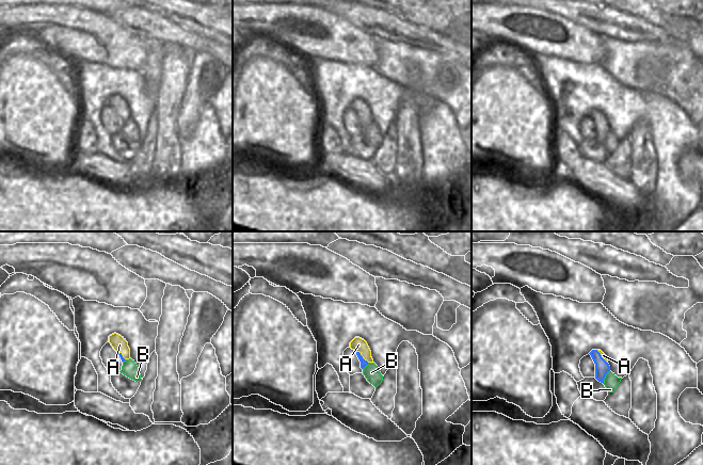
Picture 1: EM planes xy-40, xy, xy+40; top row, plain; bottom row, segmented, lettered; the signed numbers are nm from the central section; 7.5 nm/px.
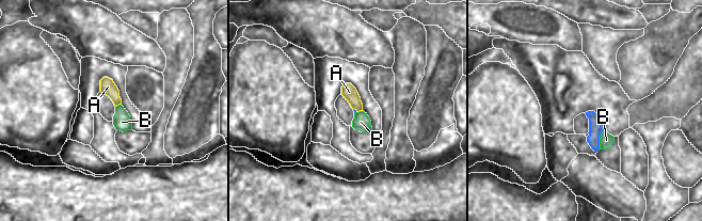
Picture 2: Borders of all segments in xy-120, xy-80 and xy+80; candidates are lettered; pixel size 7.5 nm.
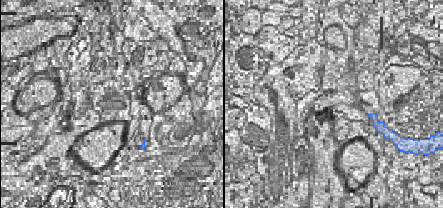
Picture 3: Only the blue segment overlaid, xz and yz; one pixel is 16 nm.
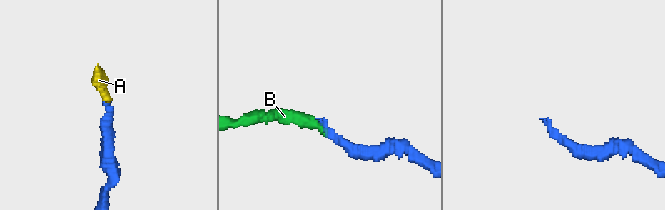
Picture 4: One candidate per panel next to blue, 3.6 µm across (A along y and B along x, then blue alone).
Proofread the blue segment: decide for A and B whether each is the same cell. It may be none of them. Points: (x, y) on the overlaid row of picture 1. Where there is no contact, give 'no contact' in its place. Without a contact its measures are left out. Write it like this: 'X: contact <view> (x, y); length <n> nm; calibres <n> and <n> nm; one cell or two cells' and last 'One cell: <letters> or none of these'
A: contact xy (362, 356); length 130 nm; calibres 50 and 110 nm; two cells
B: contact xy+40 (605, 375); length 120 nm; calibres 110 and 110 nm; one cell
One cell: B

